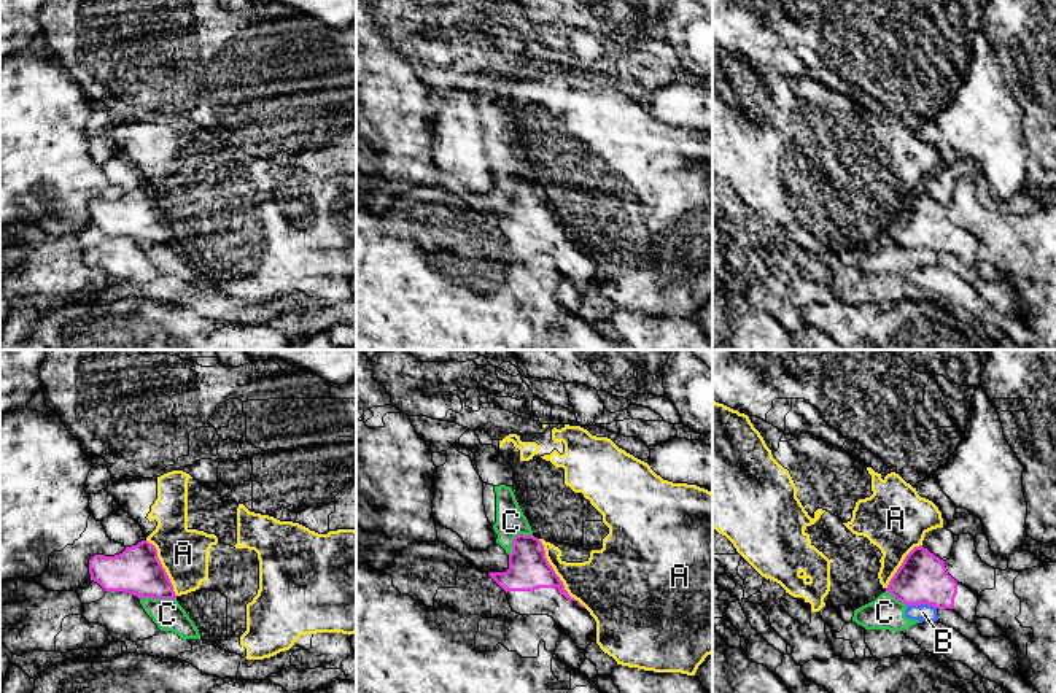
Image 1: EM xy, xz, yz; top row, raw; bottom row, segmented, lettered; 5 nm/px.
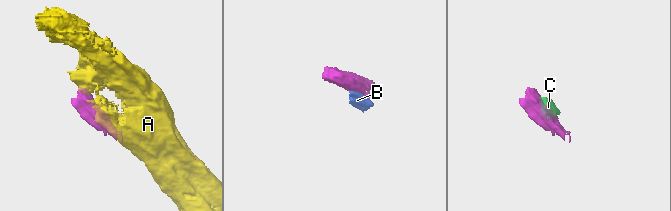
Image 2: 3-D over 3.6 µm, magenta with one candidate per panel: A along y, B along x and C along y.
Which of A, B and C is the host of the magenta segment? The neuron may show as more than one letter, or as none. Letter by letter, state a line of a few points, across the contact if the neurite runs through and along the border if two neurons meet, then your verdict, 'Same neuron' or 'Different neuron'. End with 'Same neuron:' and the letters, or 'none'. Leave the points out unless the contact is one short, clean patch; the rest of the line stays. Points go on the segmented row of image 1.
A: Different neuron
B: Line: yz (907, 604), (931, 604), (935, 609). Different neuron
C: Line: xy (175, 598), (140, 600). Different neuron
Same neuron: none

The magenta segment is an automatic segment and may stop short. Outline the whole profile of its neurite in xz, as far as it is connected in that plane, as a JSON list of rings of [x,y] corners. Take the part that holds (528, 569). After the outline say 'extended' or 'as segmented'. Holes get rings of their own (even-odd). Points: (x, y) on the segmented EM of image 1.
[[[534,536],[514,537],[509,569],[488,574],[507,594],[520,615],[549,615],[580,650],[596,642],[596,621],[568,594],[563,582],[545,558],[542,542]]]; extended

